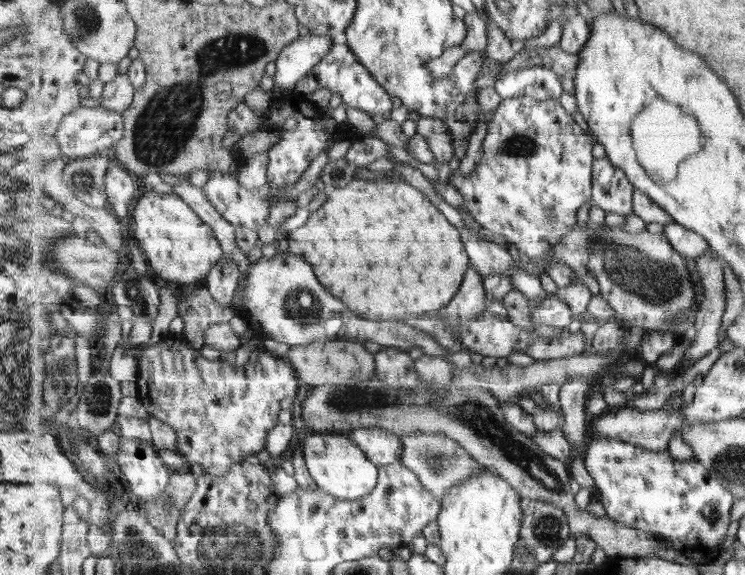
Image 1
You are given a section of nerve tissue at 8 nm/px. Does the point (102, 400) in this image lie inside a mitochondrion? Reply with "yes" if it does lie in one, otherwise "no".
yes

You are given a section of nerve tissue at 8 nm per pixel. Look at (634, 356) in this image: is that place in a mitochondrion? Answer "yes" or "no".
no

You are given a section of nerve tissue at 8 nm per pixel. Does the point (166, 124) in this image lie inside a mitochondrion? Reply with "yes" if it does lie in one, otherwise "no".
yes

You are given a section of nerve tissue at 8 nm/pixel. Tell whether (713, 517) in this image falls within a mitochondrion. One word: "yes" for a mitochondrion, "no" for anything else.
no

